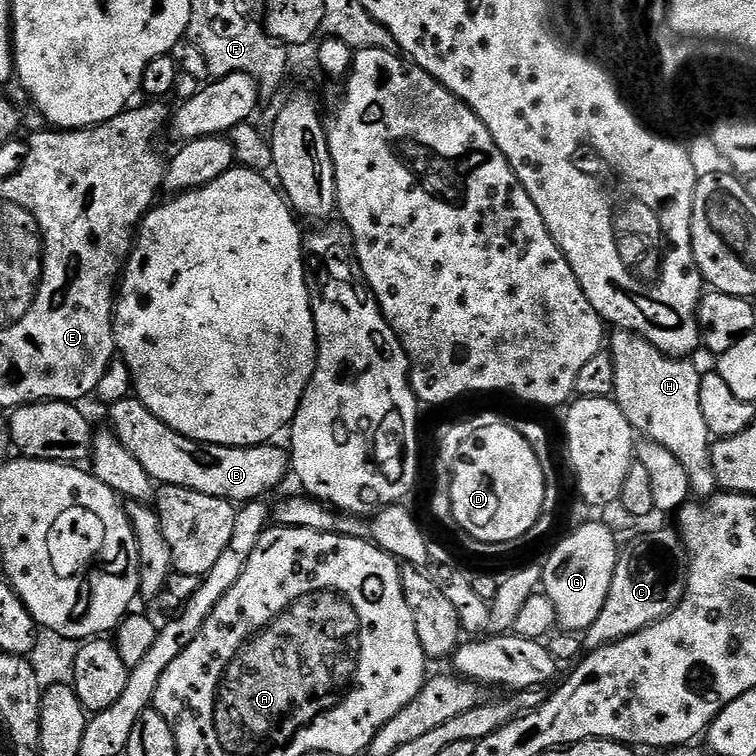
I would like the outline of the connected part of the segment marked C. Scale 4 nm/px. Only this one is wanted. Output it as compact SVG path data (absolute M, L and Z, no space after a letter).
M656 528L619 553L617 568L598 618L583 633L583 647L591 650L613 644L671 614L688 590L688 551L679 531Z

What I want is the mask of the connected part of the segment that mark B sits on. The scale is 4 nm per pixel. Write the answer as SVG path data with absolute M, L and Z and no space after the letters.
M138 398L119 400L111 405L110 412L111 431L116 433L126 450L142 462L142 470L146 470L157 485L182 486L233 502L256 502L267 492L274 491L284 479L289 479L289 453L275 448L275 443L255 444L249 448L200 444L166 426L166 422L150 414L148 407Z

